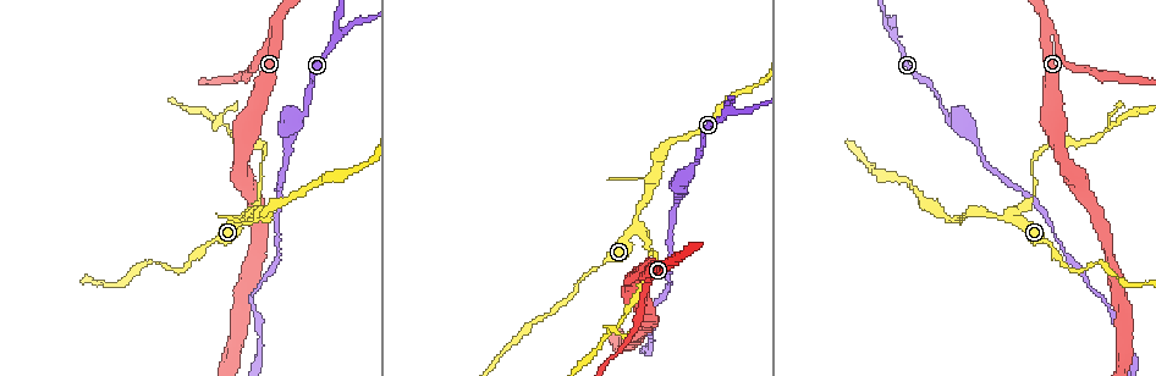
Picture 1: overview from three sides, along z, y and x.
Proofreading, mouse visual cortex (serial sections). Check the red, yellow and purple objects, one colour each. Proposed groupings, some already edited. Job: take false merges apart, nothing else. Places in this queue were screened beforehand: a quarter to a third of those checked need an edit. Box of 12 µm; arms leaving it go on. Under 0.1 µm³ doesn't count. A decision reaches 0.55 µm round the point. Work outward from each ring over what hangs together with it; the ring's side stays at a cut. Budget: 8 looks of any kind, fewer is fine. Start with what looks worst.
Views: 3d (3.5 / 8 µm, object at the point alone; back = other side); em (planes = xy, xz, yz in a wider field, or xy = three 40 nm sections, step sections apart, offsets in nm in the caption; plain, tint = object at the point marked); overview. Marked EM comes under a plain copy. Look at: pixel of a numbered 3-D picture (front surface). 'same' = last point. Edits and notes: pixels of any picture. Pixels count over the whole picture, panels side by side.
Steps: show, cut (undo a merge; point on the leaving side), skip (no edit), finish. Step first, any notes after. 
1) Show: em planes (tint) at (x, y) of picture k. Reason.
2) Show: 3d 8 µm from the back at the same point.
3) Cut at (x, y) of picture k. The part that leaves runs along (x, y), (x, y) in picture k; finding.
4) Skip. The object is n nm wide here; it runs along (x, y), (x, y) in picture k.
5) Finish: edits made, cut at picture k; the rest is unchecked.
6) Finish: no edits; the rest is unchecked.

Show: 3d 3.5 µm at (727, 114) of picture 1. Side arm on a straight run.

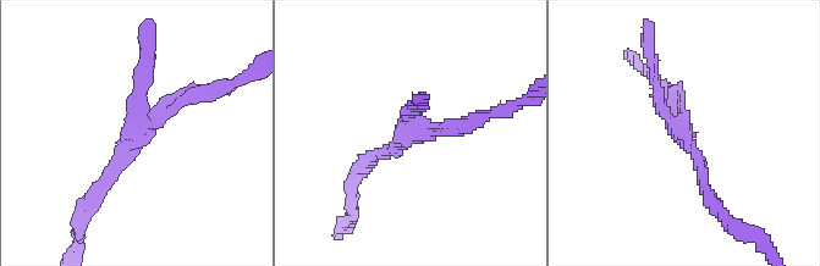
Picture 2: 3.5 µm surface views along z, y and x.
Show: em xy step 3 (tint) at (680, 129) of picture 2. 3 arms meet here; the arms are 150, 150, 200 nm wide.

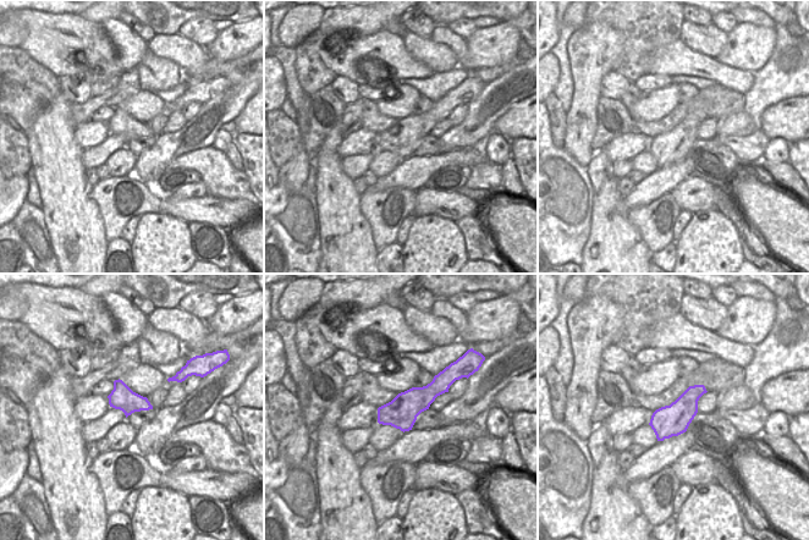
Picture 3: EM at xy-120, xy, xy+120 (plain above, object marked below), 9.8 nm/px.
Skip. It runs along (94, 193), (150, 118), (207, 92) in picture 2; one cell here.

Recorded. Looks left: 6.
Show: 3d 3.5 µm at (242, 216) of picture 1. Three-way junction.

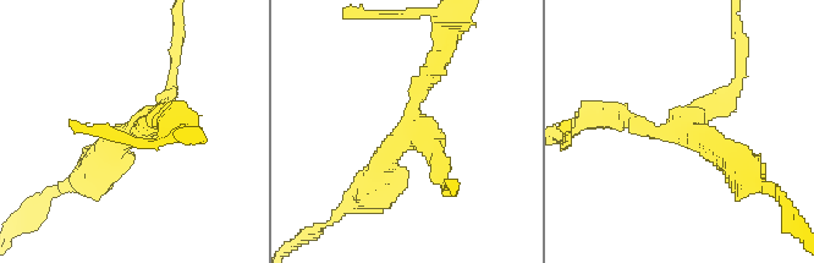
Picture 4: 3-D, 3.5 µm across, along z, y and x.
Show: em planes (tint) at (680, 130) of picture 4. 3 arms meet here; the arms are 200, 200, 400 nm wide.

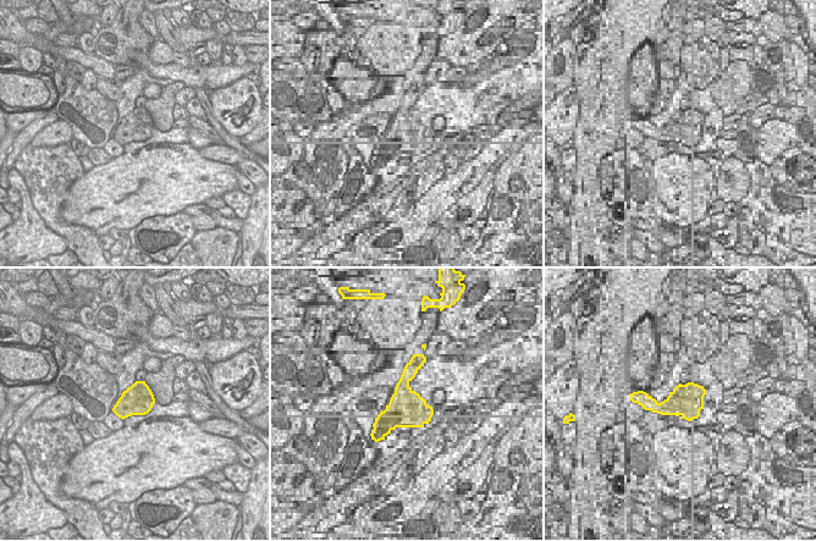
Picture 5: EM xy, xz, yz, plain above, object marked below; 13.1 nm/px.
Skip. It runs along (373, 186), (436, 58) in picture 4; all the same cell.

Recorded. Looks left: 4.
Show: 3d 3.5 µm at (666, 268) of picture 1.

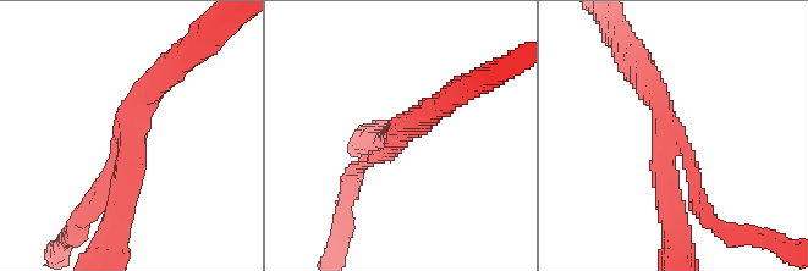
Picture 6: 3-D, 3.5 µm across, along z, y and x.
Show: em xy step 2 (tint) at (673, 145) of picture 6. 3 arms meet here; the arms are 150, 350, 350 nm wide; need the tissue.

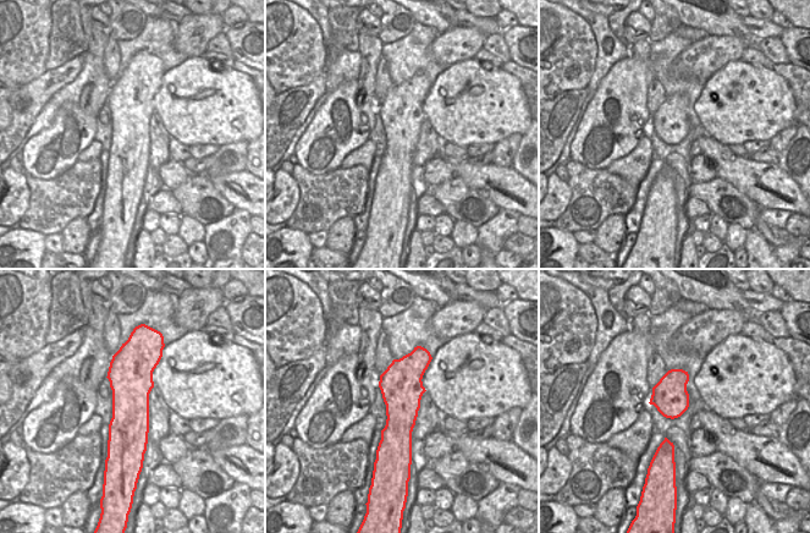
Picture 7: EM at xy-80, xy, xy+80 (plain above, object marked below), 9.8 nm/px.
Skip. One cell here.

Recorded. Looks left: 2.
Finish: no edits; the rest is unchecked.

